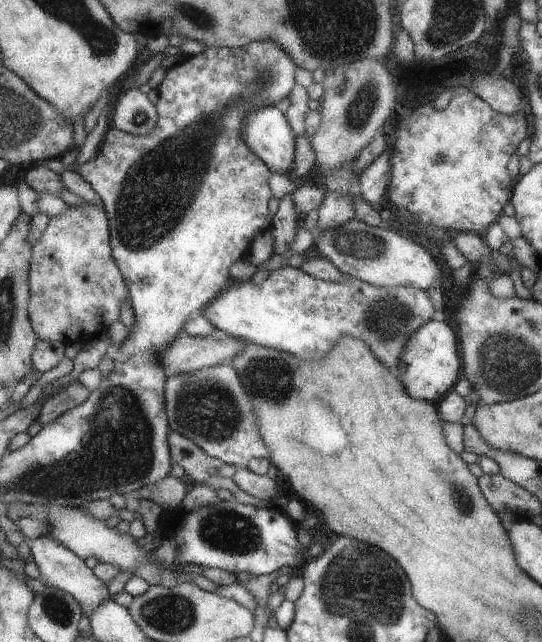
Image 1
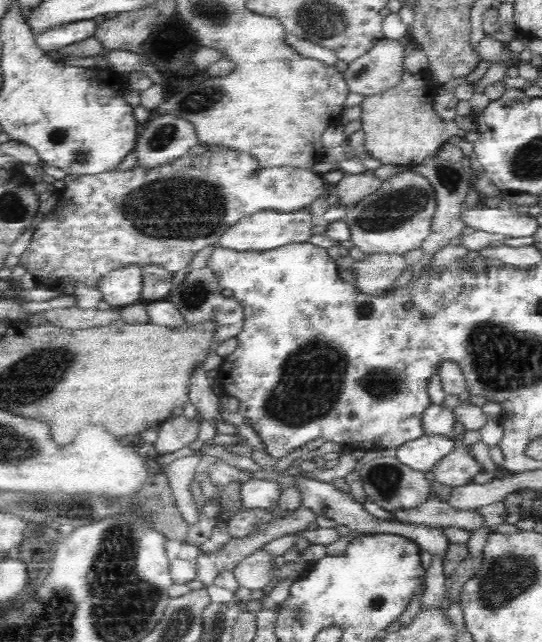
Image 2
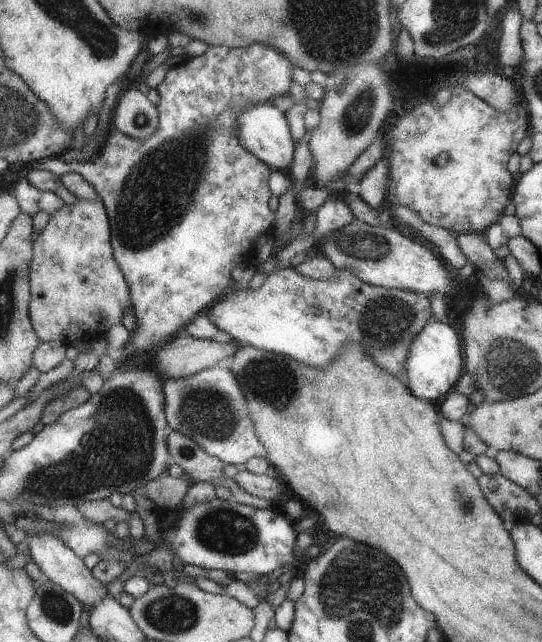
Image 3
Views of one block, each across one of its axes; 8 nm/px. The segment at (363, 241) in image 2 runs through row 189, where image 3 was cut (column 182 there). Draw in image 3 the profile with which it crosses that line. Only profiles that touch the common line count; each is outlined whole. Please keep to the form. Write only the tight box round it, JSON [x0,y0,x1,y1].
[163,366,267,467]

